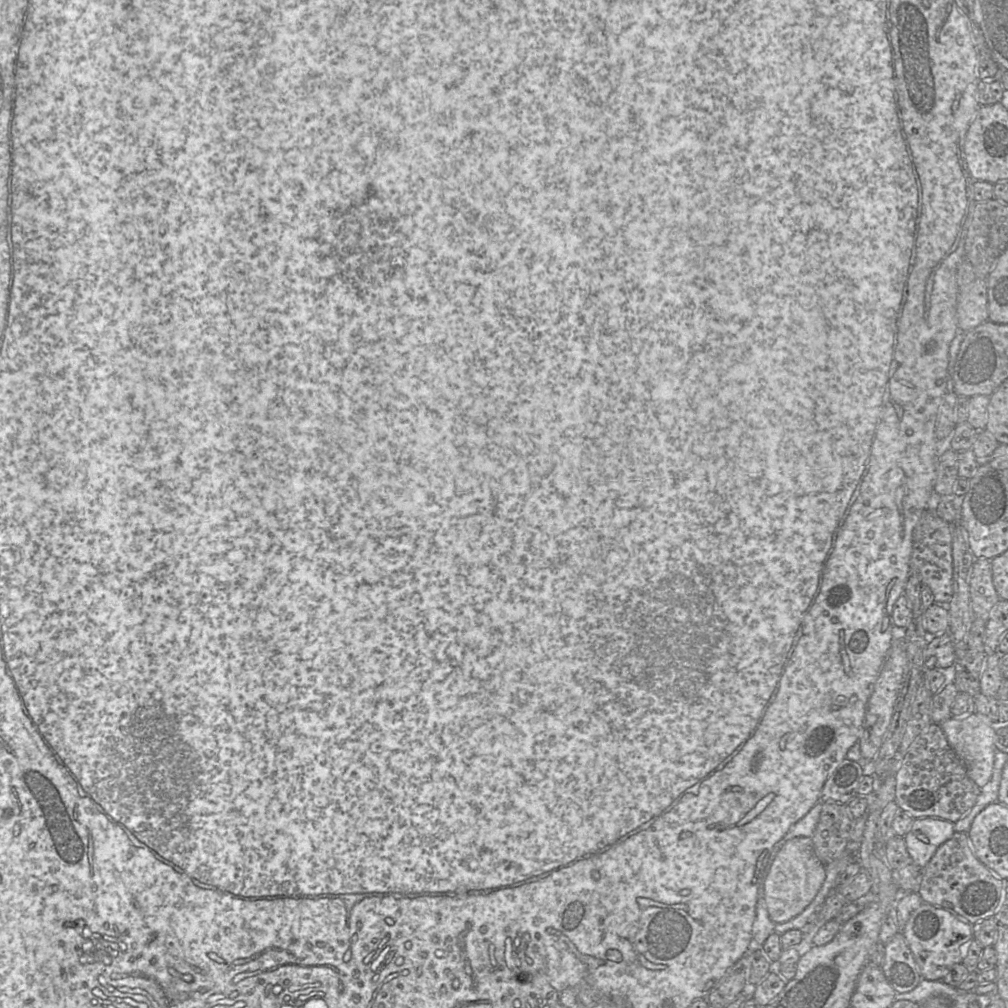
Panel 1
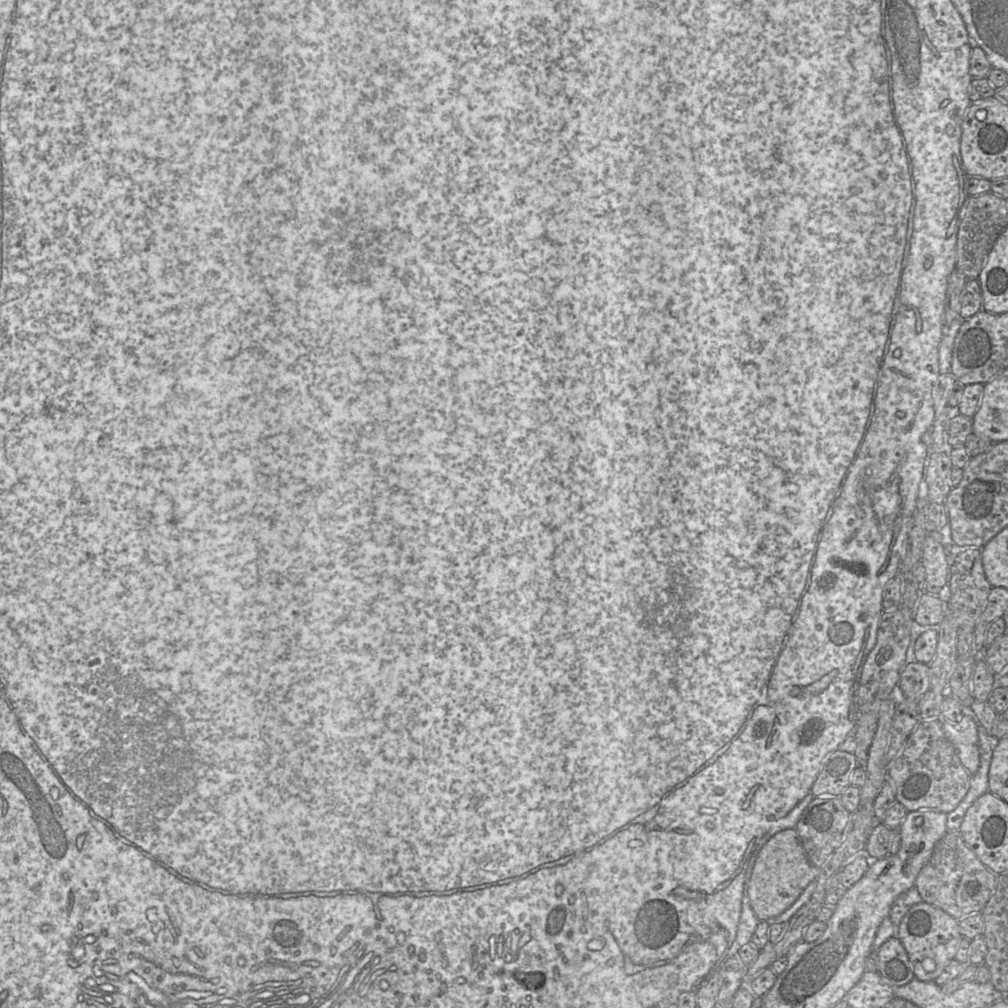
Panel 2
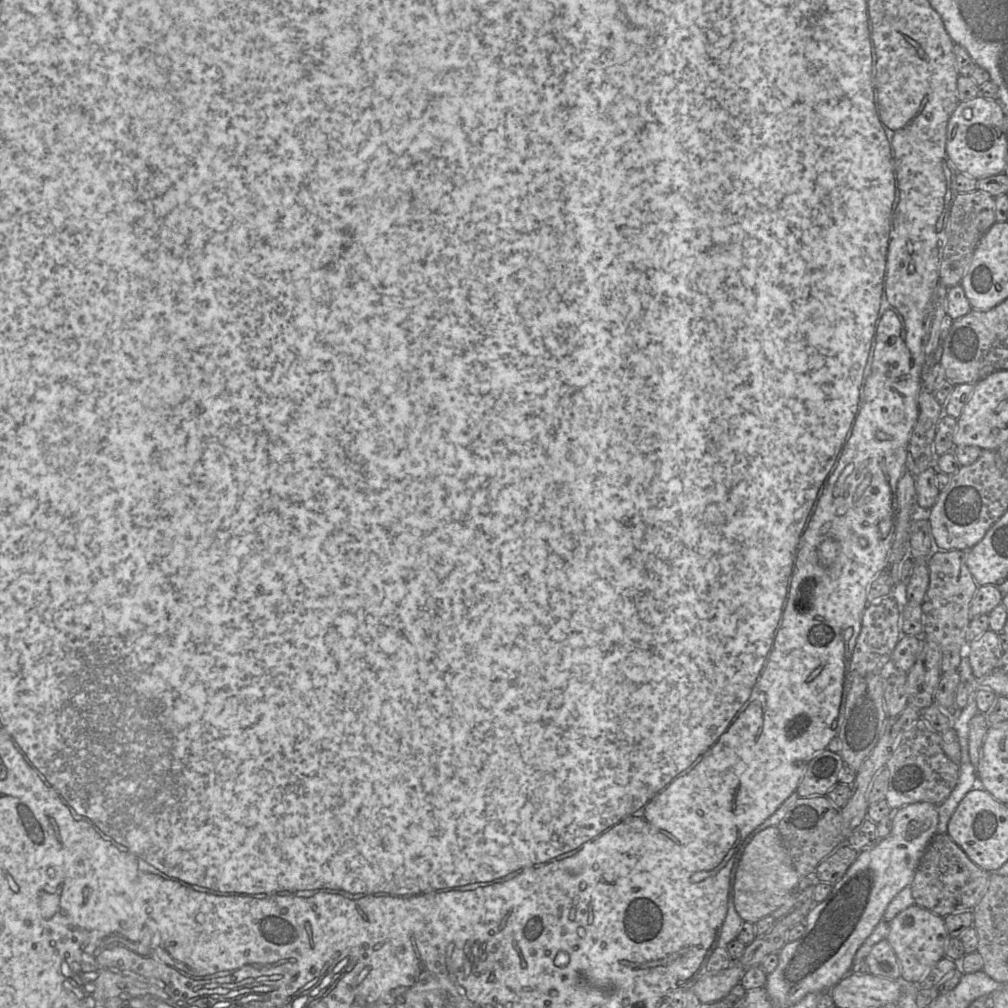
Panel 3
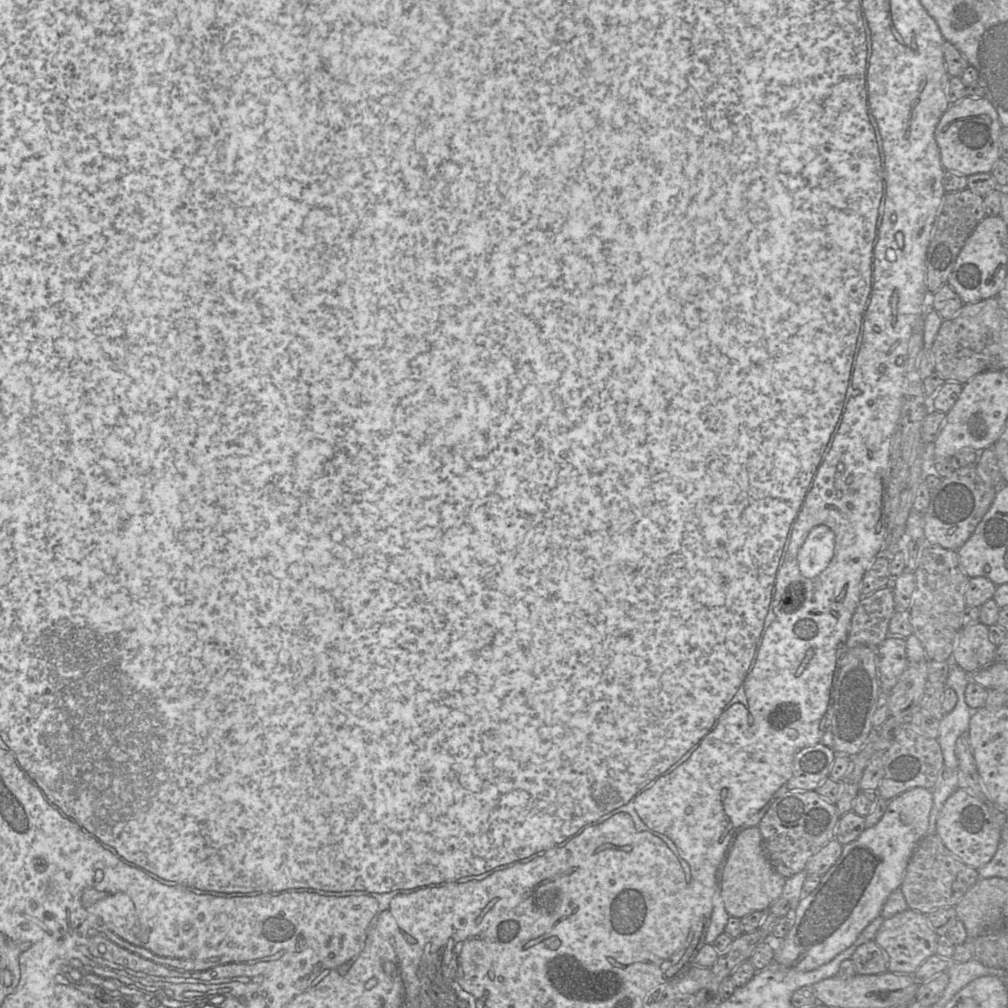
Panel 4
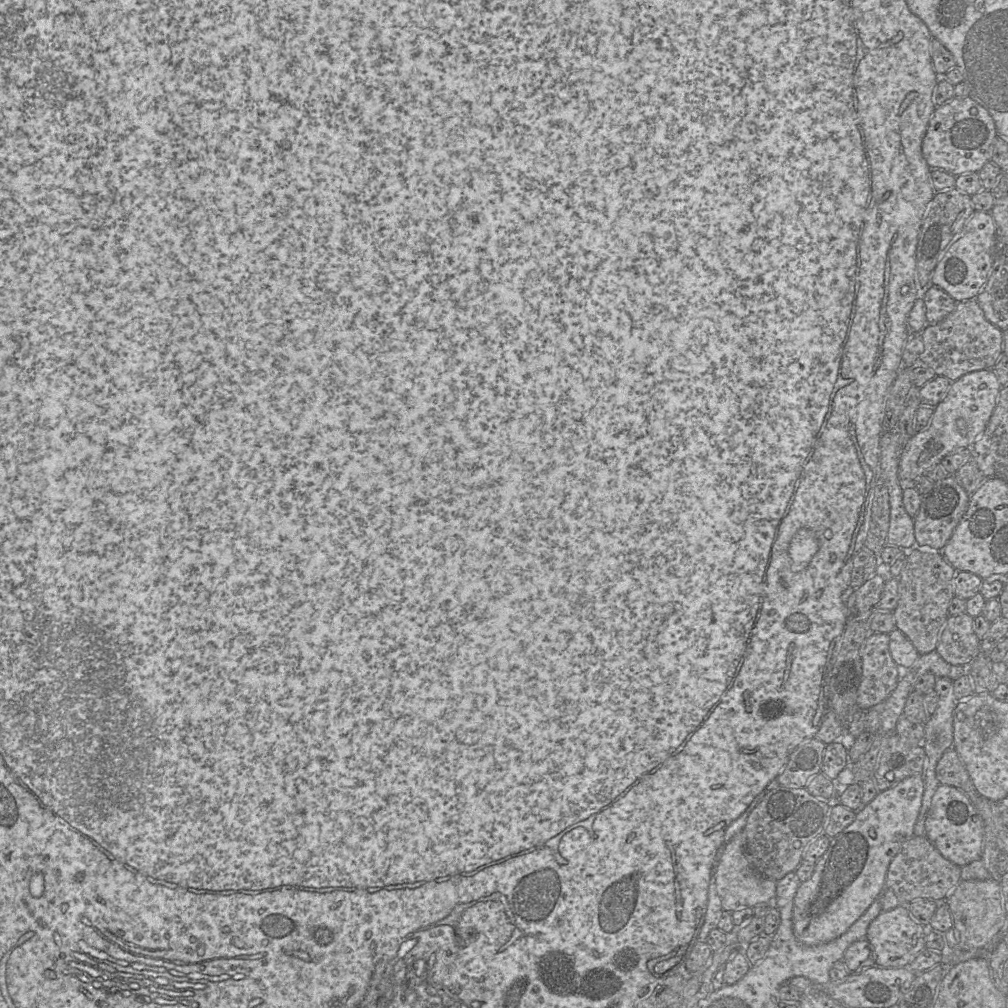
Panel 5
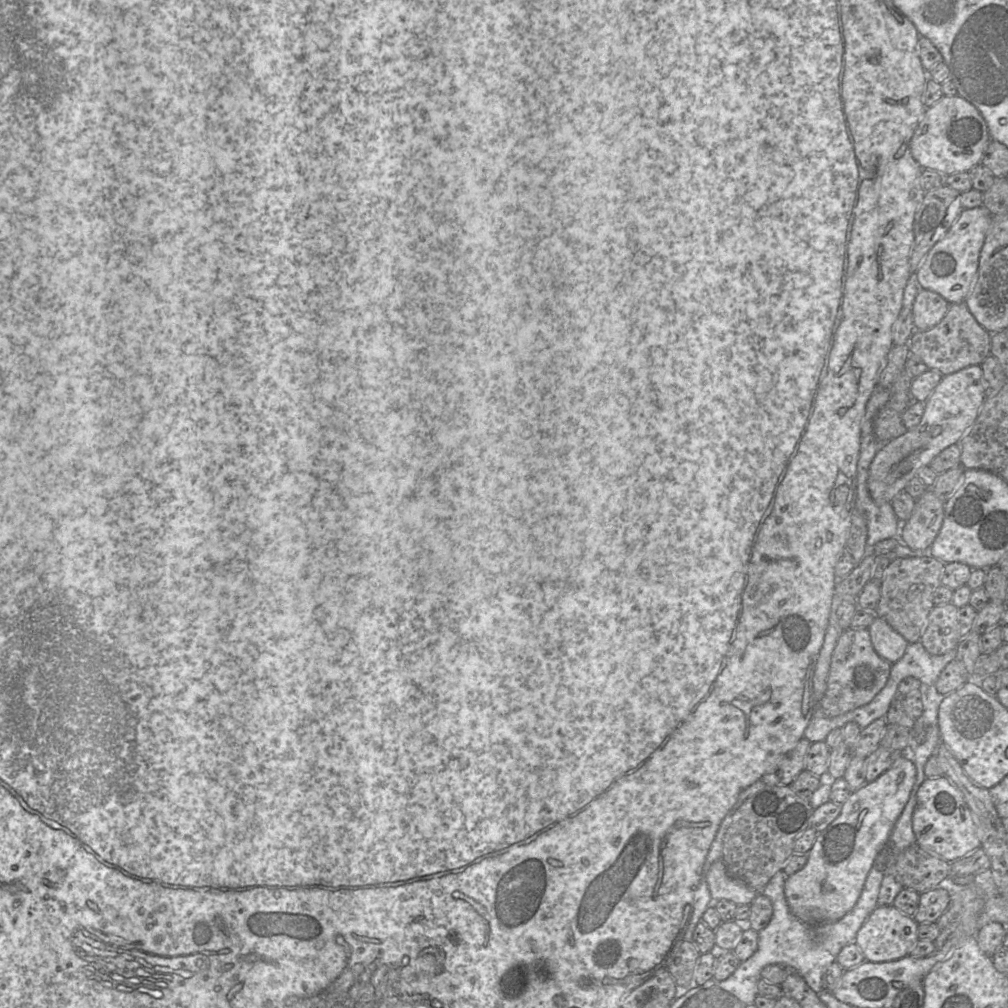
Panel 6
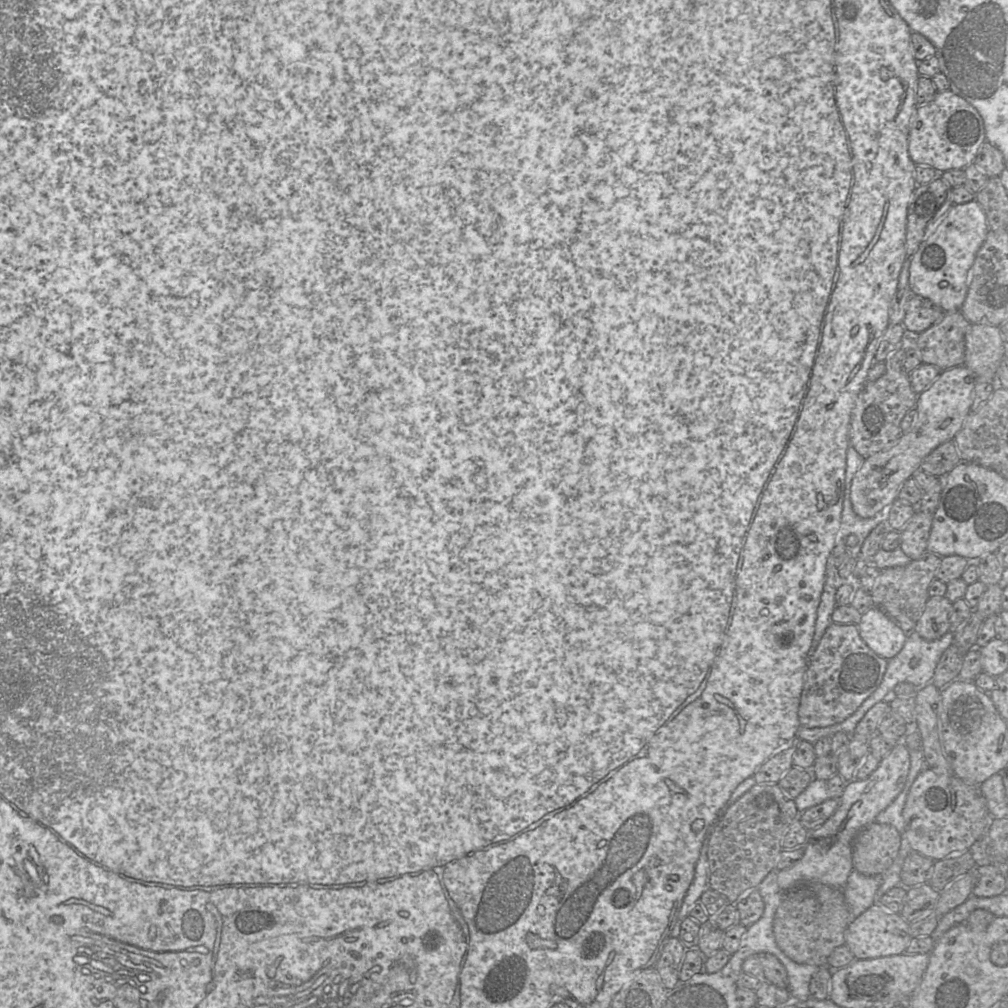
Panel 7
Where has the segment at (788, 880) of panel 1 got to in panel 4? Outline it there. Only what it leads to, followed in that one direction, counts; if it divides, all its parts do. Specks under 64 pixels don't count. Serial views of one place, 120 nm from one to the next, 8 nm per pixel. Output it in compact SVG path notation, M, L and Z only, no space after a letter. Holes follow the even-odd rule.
M755 826L745 827L733 837L717 870L717 884L726 911L738 919L755 911L767 911L781 898L785 881L767 859L760 830Z

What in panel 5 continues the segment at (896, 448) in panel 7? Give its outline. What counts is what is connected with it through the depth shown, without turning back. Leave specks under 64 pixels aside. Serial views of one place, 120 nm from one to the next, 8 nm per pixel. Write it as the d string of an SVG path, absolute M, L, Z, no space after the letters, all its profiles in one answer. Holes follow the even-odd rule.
M991 369L968 373L951 384L946 397L934 407L927 429L912 435L899 456L898 477L901 483L911 483L925 475L948 454L961 448L970 448L985 430L995 409L1001 384Z

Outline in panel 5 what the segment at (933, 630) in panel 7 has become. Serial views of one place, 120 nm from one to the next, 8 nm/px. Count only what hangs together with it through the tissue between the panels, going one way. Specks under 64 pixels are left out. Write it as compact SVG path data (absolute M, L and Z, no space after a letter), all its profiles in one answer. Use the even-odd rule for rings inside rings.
M964 613L949 616L935 652L952 665L969 664L981 653L980 640L973 630L973 617Z

